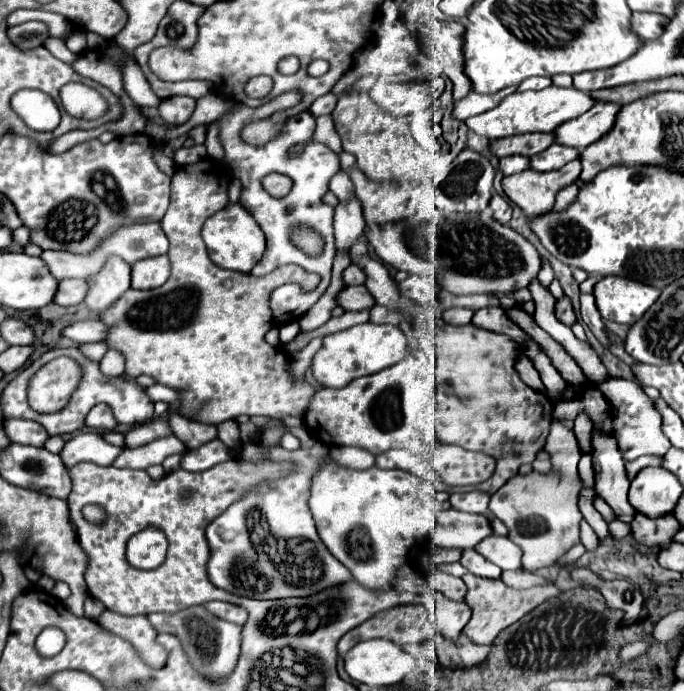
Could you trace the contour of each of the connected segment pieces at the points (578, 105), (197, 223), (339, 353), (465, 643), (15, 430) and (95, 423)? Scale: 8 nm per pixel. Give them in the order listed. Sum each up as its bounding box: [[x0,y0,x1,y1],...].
[[466,87,594,139],[100,157,321,425],[312,323,408,389],[456,635,490,665],[4,419,48,447],[86,405,118,431]]

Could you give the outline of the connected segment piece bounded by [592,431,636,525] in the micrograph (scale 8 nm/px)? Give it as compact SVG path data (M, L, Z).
M592 431L592 467L596 495L612 507L616 519L630 525L636 511L626 499L630 481L626 477L624 459L612 435Z

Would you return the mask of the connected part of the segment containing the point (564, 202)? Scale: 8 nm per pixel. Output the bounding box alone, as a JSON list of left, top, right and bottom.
[554,189,576,211]

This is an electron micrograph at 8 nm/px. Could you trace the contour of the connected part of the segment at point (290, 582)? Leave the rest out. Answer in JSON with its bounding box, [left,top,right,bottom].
[206,443,352,599]

